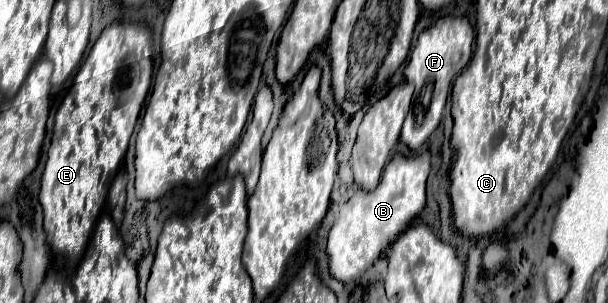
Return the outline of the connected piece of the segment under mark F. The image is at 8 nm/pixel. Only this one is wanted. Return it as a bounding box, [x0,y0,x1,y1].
[400,17,474,149]

